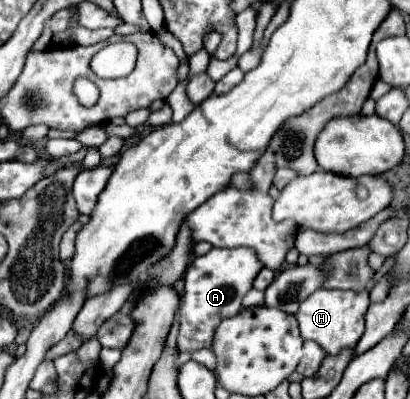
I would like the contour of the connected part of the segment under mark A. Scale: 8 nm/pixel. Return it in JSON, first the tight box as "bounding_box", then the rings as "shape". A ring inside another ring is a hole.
{"bounding_box":[178,249,262,351],"shape":[[[210,249],[202,257],[194,257],[184,275],[184,301],[180,307],[180,331],[178,351],[196,351],[210,347],[218,321],[236,315],[242,309],[242,297],[252,287],[254,277],[262,269],[262,261],[254,249]]]}

